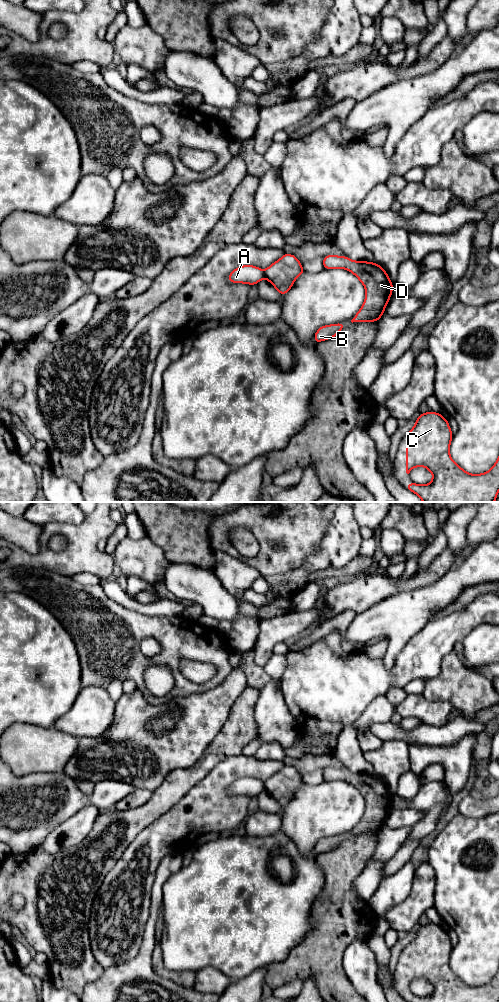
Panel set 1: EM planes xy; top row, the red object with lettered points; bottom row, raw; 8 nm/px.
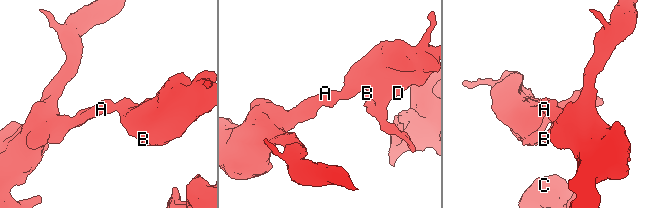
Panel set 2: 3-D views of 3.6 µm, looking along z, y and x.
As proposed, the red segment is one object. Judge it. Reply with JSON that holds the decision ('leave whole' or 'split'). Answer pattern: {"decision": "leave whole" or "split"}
{"decision": "split"}

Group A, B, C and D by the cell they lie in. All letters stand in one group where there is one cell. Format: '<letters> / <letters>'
A / B C D

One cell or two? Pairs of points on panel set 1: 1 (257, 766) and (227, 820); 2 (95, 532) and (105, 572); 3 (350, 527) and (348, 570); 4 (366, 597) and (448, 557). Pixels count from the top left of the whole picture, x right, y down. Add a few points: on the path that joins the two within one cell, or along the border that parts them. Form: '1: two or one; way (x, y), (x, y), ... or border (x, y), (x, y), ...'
1: one; way (239, 767), (223, 783), (223, 802)
2: one; way (92, 542), (92, 558), (96, 562)
3: two; border (359, 554), (339, 568), (325, 569)
4: one; way (386, 587), (406, 586), (428, 576)

